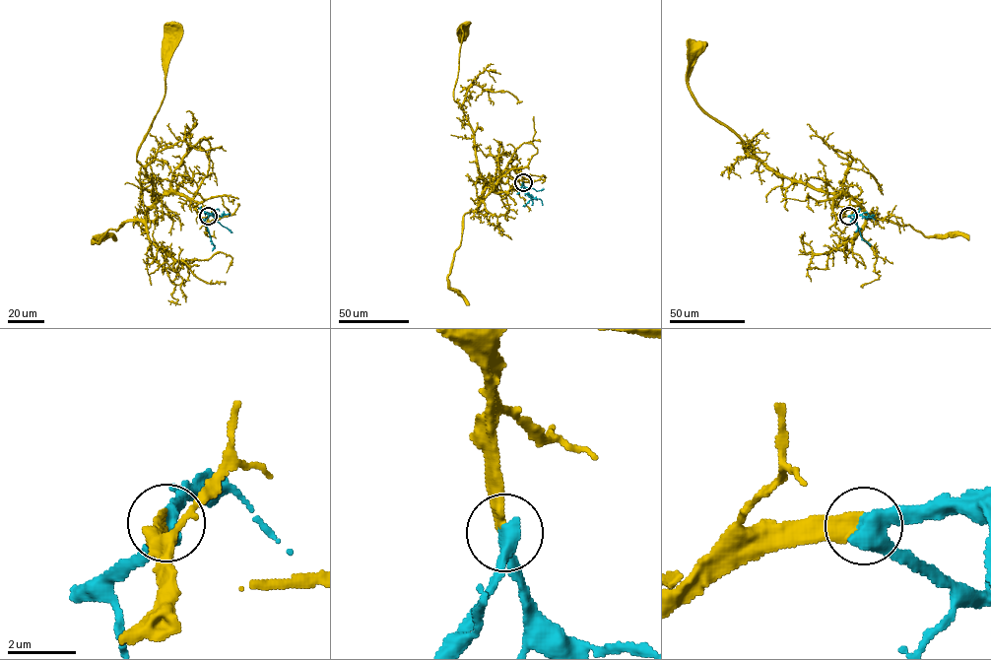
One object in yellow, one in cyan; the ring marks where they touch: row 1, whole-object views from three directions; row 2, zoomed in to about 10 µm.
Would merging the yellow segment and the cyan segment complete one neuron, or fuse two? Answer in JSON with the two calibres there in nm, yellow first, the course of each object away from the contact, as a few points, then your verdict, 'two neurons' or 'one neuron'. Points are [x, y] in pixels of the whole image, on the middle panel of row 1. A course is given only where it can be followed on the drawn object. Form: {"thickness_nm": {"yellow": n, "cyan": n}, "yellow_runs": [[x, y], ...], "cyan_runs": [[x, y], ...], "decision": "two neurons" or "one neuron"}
{"thickness_nm": {"yellow": 360, "cyan": 460}, "yellow_runs": [[523, 182], [517, 171], [508, 168], [493, 181], [484, 180], [473, 130], [454, 99], [459, 27], [462, 33]], "cyan_runs": [[523, 182], [520, 189], [529, 196], [531, 204]], "decision": "one neuron"}

